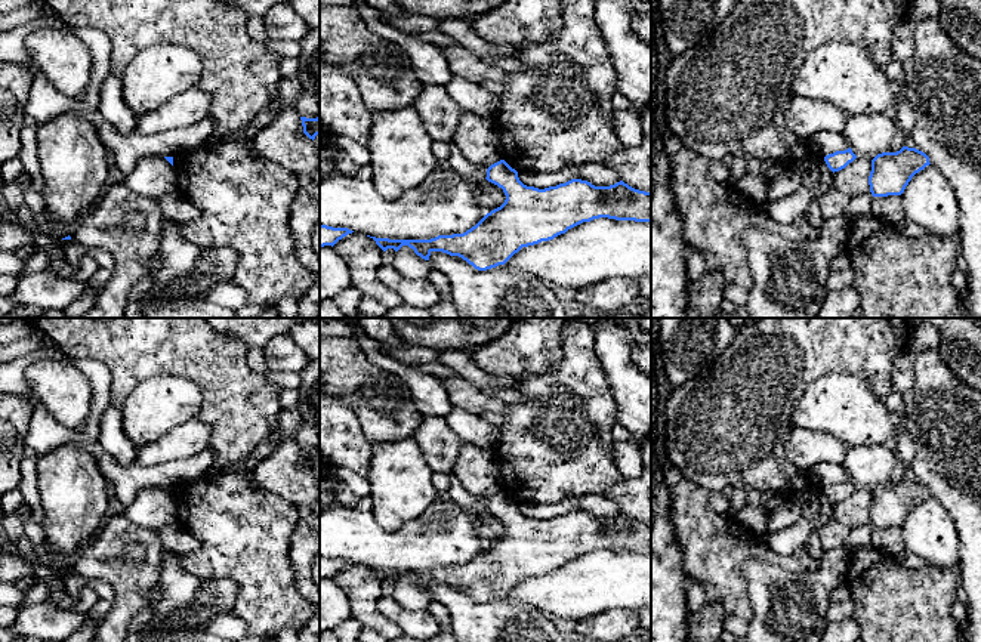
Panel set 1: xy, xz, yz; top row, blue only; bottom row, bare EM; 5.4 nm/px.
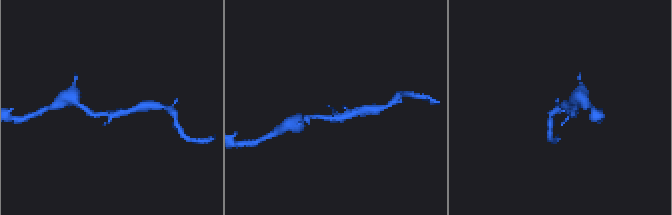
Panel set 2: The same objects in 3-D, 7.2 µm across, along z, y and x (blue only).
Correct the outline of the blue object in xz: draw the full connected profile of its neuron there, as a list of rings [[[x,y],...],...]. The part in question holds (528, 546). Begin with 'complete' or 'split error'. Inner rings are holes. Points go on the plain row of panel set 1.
complete; [[[505,491],[491,496],[485,510],[502,519],[506,531],[466,564],[431,571],[370,570],[383,583],[408,577],[425,592],[432,583],[442,583],[487,602],[505,596],[522,578],[553,571],[583,553],[599,549],[651,553],[651,524],[635,521],[623,512],[595,518],[571,510],[539,521],[524,516]]]

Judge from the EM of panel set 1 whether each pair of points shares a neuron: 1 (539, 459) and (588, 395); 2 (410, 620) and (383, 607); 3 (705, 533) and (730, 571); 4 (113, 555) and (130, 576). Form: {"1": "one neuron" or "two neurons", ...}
{"1": "one neuron", "2": "one neuron", "3": "one neuron", "4": "one neuron"}

